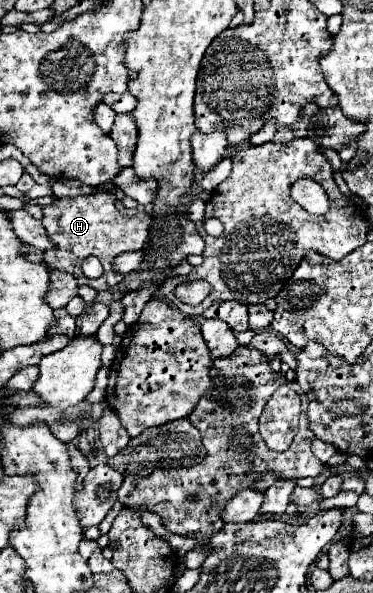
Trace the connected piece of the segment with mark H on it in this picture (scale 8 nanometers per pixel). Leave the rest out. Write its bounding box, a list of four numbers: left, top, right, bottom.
[42,192,152,290]

